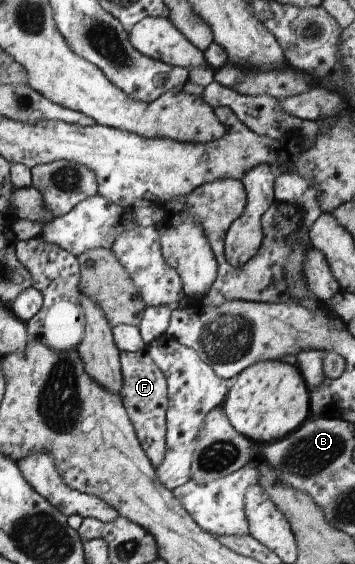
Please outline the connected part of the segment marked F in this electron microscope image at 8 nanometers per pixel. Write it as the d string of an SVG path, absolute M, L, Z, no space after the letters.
M147 349L139 351L122 352L123 390L121 396L123 404L127 409L128 416L131 417L135 431L139 440L146 450L151 463L156 469L163 463L167 449L166 435L167 424L165 412L169 403L167 382L165 374L156 366L150 358Z

